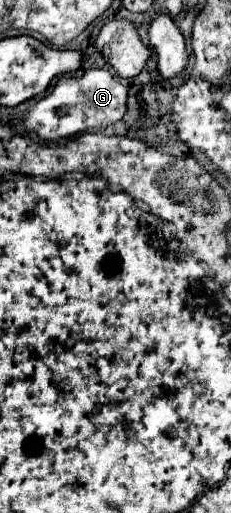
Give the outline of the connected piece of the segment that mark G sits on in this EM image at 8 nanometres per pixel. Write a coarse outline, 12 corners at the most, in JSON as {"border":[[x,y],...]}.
{"border":[[106,69],[62,77],[24,117],[44,141],[108,127],[128,87]]}

